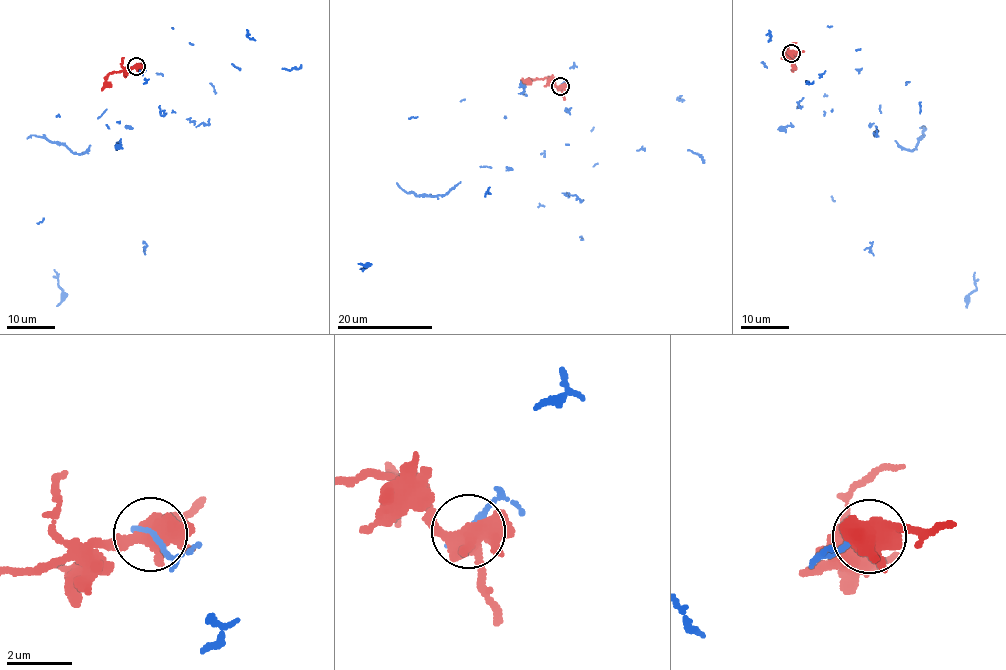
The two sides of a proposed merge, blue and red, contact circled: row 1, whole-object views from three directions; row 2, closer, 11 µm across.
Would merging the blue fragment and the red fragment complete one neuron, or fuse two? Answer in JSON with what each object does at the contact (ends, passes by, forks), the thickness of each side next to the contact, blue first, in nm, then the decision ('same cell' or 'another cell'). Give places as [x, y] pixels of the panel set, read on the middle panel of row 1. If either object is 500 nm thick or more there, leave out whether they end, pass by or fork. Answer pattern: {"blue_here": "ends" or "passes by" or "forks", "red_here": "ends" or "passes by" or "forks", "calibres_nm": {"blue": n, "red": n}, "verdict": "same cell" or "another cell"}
{"calibres_nm": {"blue": 170, "red": 500}, "verdict": "same cell"}

